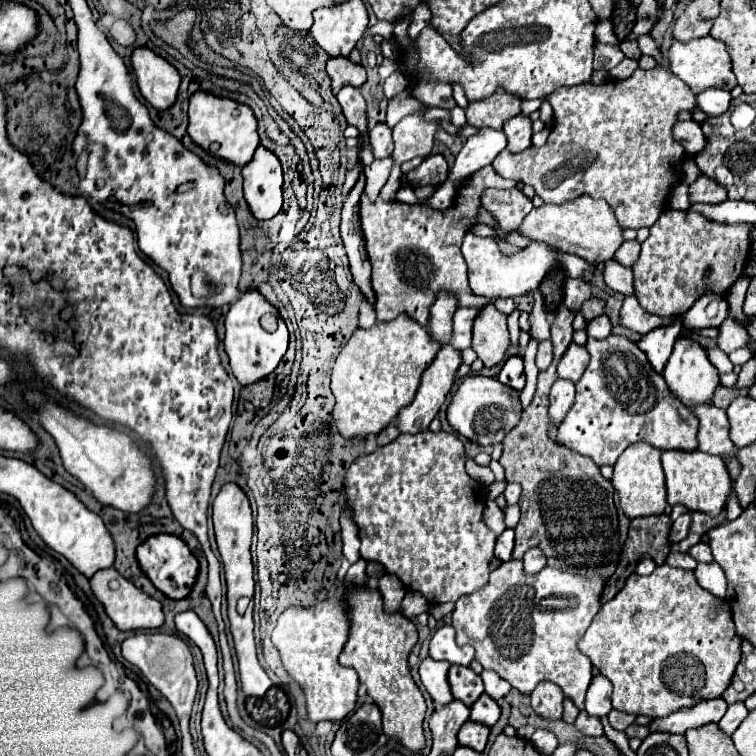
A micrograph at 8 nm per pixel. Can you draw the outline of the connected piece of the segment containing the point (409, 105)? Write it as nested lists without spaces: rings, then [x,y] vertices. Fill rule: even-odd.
[[[404,90],[402,94],[398,94],[396,98],[390,100],[390,104],[388,104],[388,118],[386,118],[386,124],[388,124],[390,128],[394,128],[398,120],[402,120],[402,118],[408,116],[408,114],[418,112],[420,108],[422,108],[422,102],[418,102],[416,98],[410,96],[408,90]]]

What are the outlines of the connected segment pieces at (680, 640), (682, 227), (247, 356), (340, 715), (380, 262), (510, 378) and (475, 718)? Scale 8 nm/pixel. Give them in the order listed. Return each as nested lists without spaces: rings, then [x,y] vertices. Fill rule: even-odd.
[[[656,566],[650,576],[630,574],[624,588],[606,602],[594,616],[592,624],[578,640],[578,648],[592,664],[612,682],[612,706],[630,714],[664,718],[670,712],[692,708],[702,700],[720,698],[728,688],[740,660],[742,638],[734,632],[730,606],[704,590],[690,570]]]
[[[678,184],[670,196],[670,208],[674,210],[664,210],[662,216],[654,222],[654,226],[650,228],[650,236],[646,238],[646,242],[642,242],[642,252],[638,262],[632,266],[634,272],[634,292],[636,298],[640,302],[640,306],[656,316],[682,316],[684,312],[690,310],[690,306],[706,292],[714,292],[724,296],[730,286],[734,284],[734,280],[740,278],[740,274],[744,272],[746,264],[748,264],[748,252],[750,252],[750,230],[752,224],[720,224],[720,222],[712,222],[708,218],[704,218],[698,212],[688,210],[690,208],[690,200],[688,200],[688,184]]]
[[[248,290],[234,306],[230,306],[230,312],[226,314],[226,338],[224,338],[224,350],[230,358],[230,368],[240,386],[250,386],[262,378],[266,378],[282,360],[288,348],[288,328],[284,320],[280,318],[278,310],[256,290]],[[264,314],[274,314],[278,318],[276,332],[266,332],[260,326],[260,318]]]
[[[358,560],[352,564],[344,576],[344,580],[336,586],[334,594],[310,608],[302,606],[290,606],[286,608],[278,624],[272,632],[272,642],[278,648],[282,656],[282,664],[286,672],[300,684],[300,688],[306,694],[308,704],[308,720],[310,722],[322,722],[322,720],[344,720],[356,706],[356,692],[358,692],[358,676],[352,668],[340,666],[338,656],[348,640],[350,632],[350,618],[348,618],[348,586],[366,586],[366,562]]]
[[[484,166],[460,184],[462,192],[456,192],[452,206],[440,212],[424,202],[402,204],[396,200],[386,202],[382,198],[370,202],[368,196],[362,194],[358,214],[368,260],[372,264],[372,286],[376,292],[378,322],[390,322],[398,314],[408,314],[426,328],[430,304],[434,302],[438,288],[450,288],[450,292],[458,292],[462,306],[488,304],[488,300],[478,300],[478,296],[474,296],[466,284],[468,272],[460,244],[466,232],[470,232],[472,226],[478,224],[482,192],[486,188],[510,190],[514,186],[514,180],[506,180],[498,176],[492,166]]]
[[[512,356],[512,358],[506,360],[506,364],[504,364],[498,380],[502,384],[518,390],[518,392],[524,388],[526,378],[524,378],[524,362],[520,360],[520,356]]]
[[[482,694],[470,708],[470,720],[472,722],[480,722],[484,726],[494,726],[498,718],[500,718],[500,708],[486,694]]]

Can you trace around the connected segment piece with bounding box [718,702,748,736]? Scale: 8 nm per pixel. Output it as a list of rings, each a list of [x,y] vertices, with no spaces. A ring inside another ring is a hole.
[[[742,702],[732,704],[732,706],[728,706],[728,712],[724,714],[724,718],[718,722],[718,728],[720,728],[724,734],[732,736],[734,730],[736,730],[736,728],[742,724],[742,720],[746,718],[746,714],[748,714],[748,710],[746,710],[746,706],[744,706]]]

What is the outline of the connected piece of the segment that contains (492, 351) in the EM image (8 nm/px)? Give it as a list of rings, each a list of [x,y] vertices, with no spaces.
[[[492,304],[482,308],[478,320],[474,320],[472,350],[484,362],[486,368],[496,366],[510,346],[510,334],[506,326],[506,316],[498,312]]]

